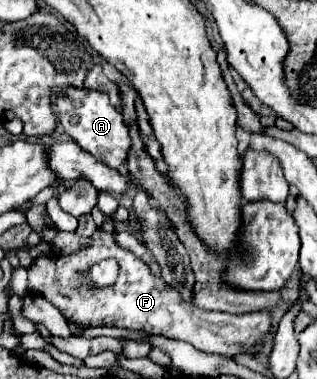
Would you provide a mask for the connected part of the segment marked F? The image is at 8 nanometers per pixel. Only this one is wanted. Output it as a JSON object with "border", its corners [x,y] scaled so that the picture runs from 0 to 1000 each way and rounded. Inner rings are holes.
{"border":[[[306,607],[293,617],[300,644],[287,654],[249,660],[224,675],[148,675],[110,686],[91,702],[91,760],[110,776],[142,781],[211,844],[230,844],[262,860],[369,860],[369,865],[413,865],[413,871],[457,871],[464,881],[508,881],[527,892],[558,892],[603,902],[621,923],[640,929],[685,929],[722,939],[722,908],[735,923],[748,913],[773,913],[785,934],[804,902],[830,897],[855,865],[855,828],[842,818],[798,823],[798,828],[722,828],[722,823],[659,823],[634,818],[571,786],[546,755],[514,744],[502,728],[483,728],[470,702],[426,681],[413,665],[375,654],[363,644],[363,617],[331,617]],[[325,681],[363,681],[375,691],[375,734],[356,755],[331,765],[243,765],[230,755],[230,734],[243,734],[243,712],[274,712],[293,691]]]}

